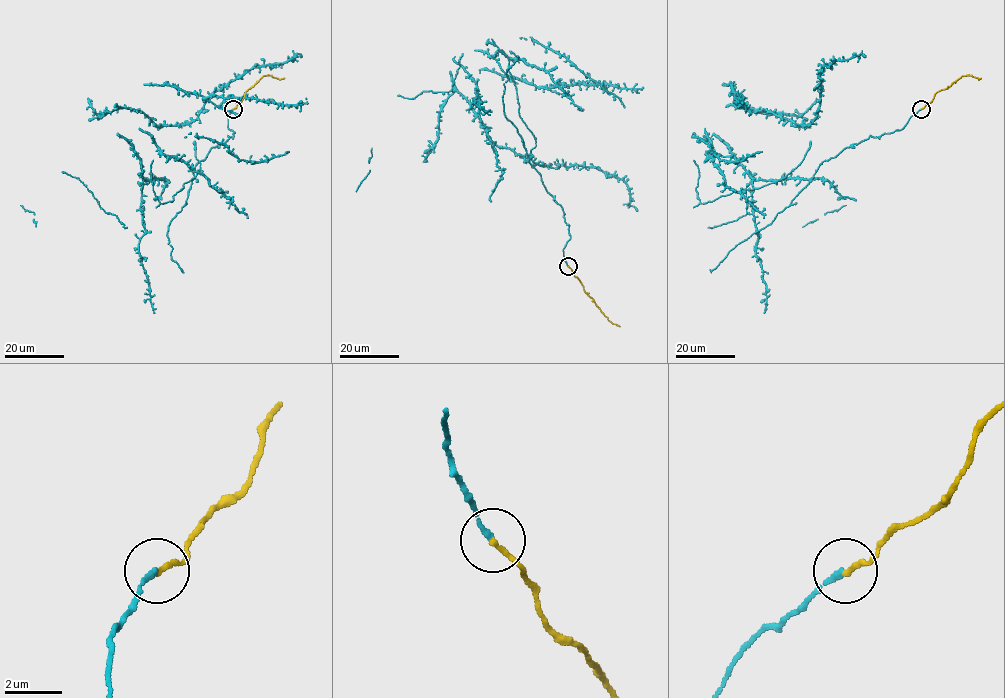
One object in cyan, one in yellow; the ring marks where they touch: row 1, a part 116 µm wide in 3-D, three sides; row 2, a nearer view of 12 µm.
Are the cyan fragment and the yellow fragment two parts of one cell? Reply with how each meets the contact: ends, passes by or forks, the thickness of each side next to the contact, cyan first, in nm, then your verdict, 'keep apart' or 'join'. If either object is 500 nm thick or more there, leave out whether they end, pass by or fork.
cyan ends; yellow ends; calibres 190 and 200 nm; join

